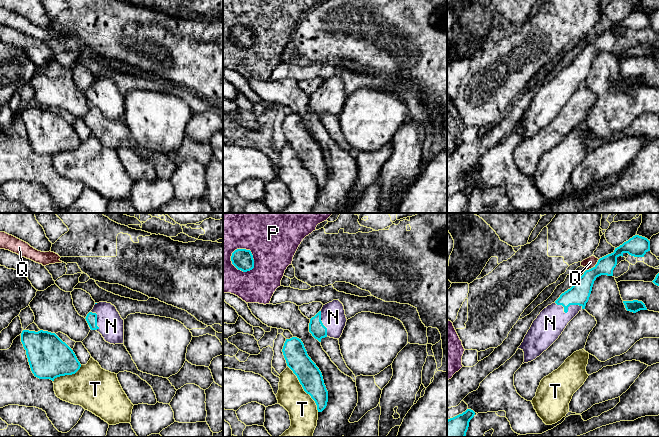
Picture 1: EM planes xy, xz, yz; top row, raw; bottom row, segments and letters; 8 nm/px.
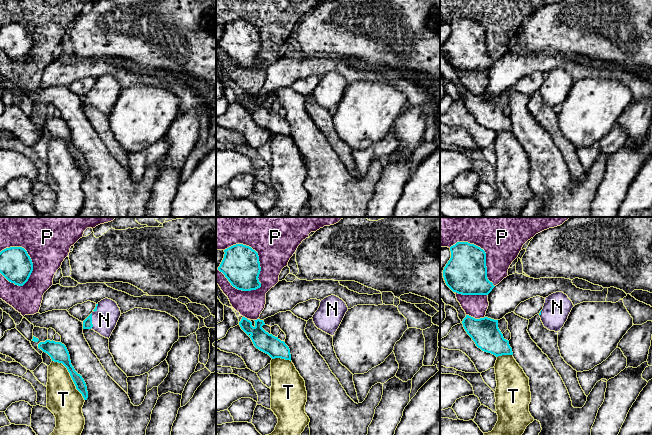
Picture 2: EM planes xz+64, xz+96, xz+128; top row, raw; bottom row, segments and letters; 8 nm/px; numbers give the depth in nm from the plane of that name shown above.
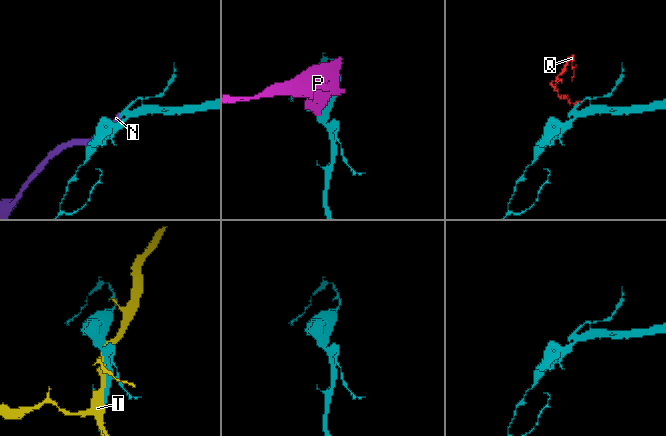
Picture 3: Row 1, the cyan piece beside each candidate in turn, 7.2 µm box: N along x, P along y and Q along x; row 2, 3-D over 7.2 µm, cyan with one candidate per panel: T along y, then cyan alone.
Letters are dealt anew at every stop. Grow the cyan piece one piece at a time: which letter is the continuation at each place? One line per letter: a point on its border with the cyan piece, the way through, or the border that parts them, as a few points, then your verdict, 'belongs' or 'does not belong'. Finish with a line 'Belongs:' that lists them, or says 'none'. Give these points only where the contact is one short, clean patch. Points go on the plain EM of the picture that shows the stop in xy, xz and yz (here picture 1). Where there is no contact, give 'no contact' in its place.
N: yz (567, 86) | belongs
P: xz (238, 45) | does not belong
Q: yz (593, 43) | along yz (599, 35), (592, 43), (586, 46) | does not belong
T: xz (303, 164) | does not belong
Belongs: N

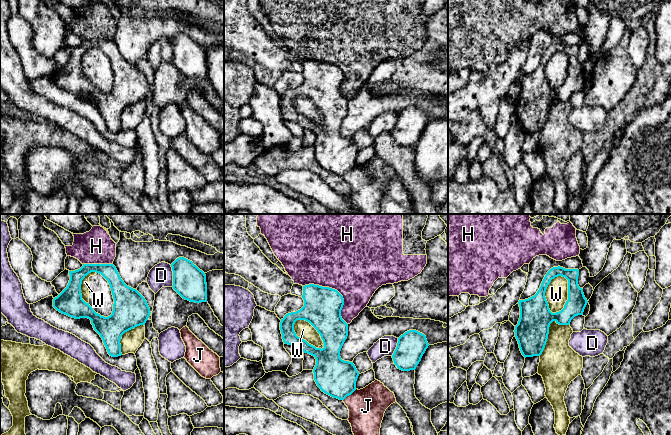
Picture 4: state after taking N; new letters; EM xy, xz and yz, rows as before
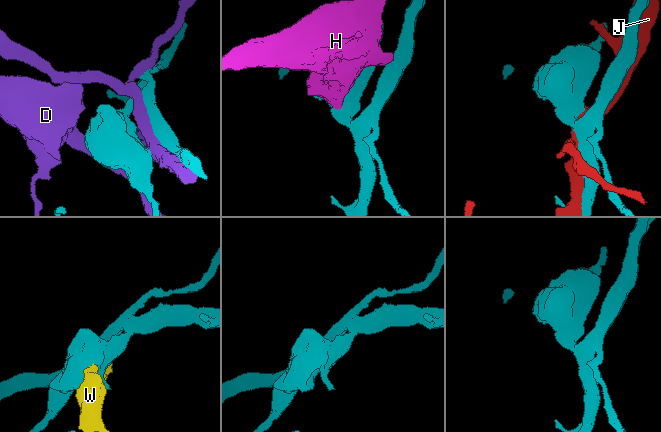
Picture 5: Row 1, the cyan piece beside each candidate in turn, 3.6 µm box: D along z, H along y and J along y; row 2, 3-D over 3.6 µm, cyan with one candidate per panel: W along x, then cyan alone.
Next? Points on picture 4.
D: xy (173, 52) | does not belong
H: xz (337, 67) | does not belong
J: xz (349, 170) | does not belong
W: yz (568, 72) | does not belong
Belongs: none

